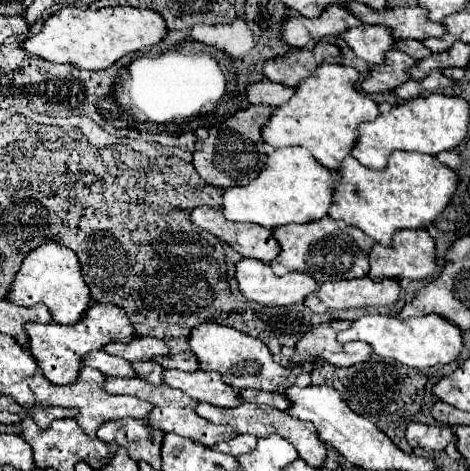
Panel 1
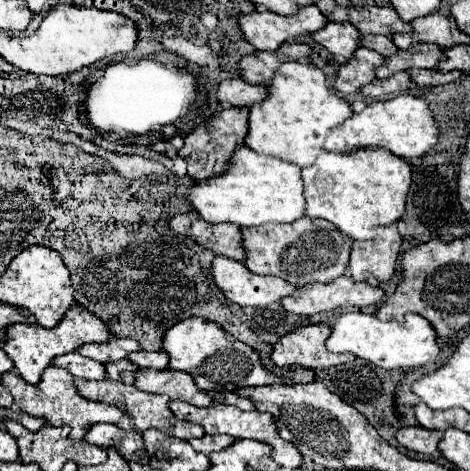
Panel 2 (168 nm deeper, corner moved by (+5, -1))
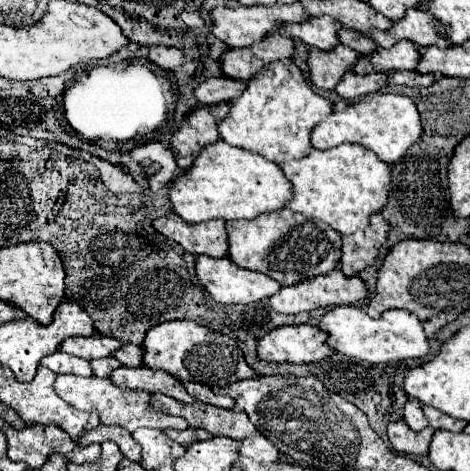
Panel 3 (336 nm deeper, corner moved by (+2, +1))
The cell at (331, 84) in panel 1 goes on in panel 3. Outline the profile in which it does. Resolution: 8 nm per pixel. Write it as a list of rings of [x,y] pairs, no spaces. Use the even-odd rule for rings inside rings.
[[[291,59],[267,65],[247,83],[243,95],[231,101],[229,107],[229,115],[219,123],[221,139],[235,147],[253,151],[273,163],[307,157],[313,149],[313,127],[333,111],[333,103],[311,89],[303,71]]]

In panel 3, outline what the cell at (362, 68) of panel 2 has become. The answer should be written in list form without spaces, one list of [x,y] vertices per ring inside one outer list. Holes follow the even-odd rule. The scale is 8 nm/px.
[[[337,45],[331,51],[309,51],[309,69],[311,81],[319,89],[335,89],[343,79],[343,73],[353,71],[353,65],[359,61],[359,53],[355,53],[347,45]]]

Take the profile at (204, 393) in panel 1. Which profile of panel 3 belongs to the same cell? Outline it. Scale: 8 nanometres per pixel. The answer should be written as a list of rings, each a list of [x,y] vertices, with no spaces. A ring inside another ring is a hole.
[[[119,367],[111,375],[111,381],[121,389],[145,389],[149,393],[163,393],[183,403],[193,403],[195,397],[187,393],[177,377],[165,371],[153,371],[149,367]]]

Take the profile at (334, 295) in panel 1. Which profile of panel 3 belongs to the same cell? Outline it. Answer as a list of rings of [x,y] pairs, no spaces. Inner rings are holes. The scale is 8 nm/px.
[[[335,269],[327,275],[319,275],[319,277],[301,281],[301,283],[291,285],[291,287],[283,287],[269,301],[271,301],[271,307],[279,313],[303,313],[303,311],[311,311],[311,309],[317,309],[317,307],[355,305],[355,303],[359,303],[367,297],[369,297],[369,291],[367,291],[361,277],[345,277],[339,269]]]

